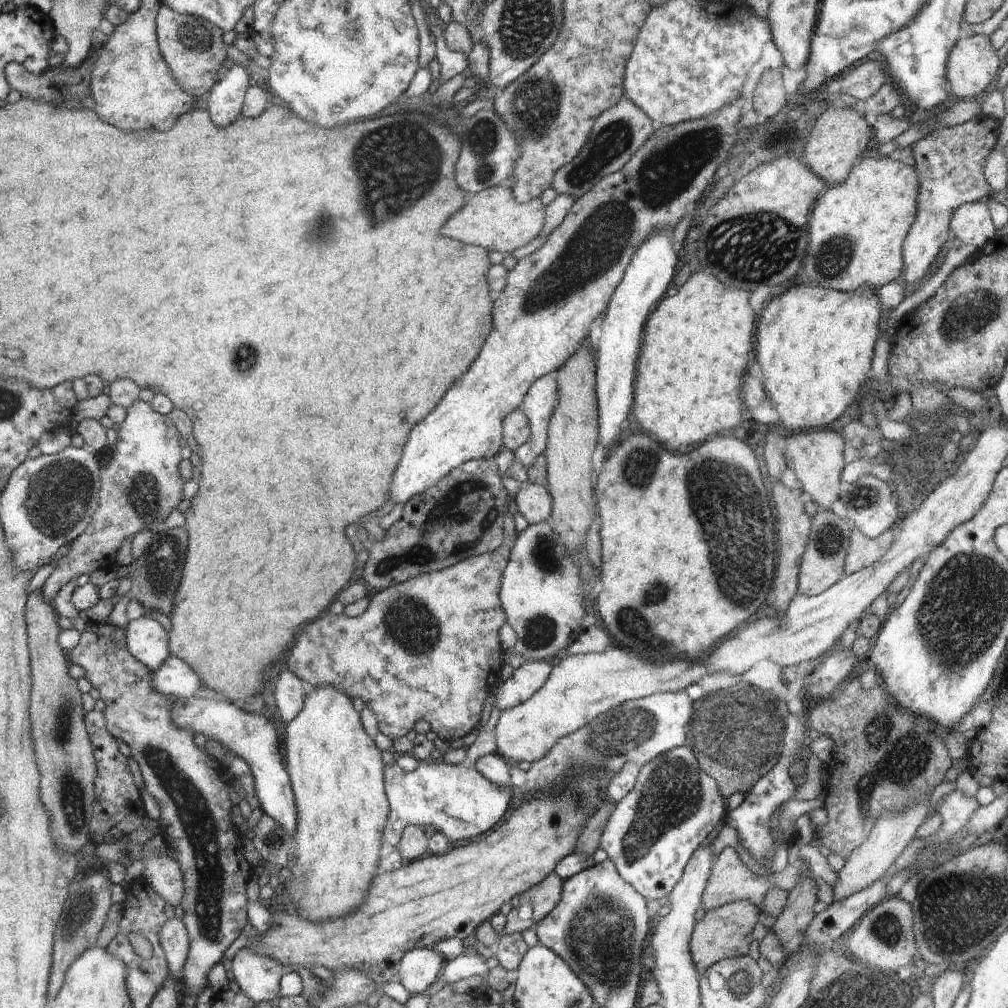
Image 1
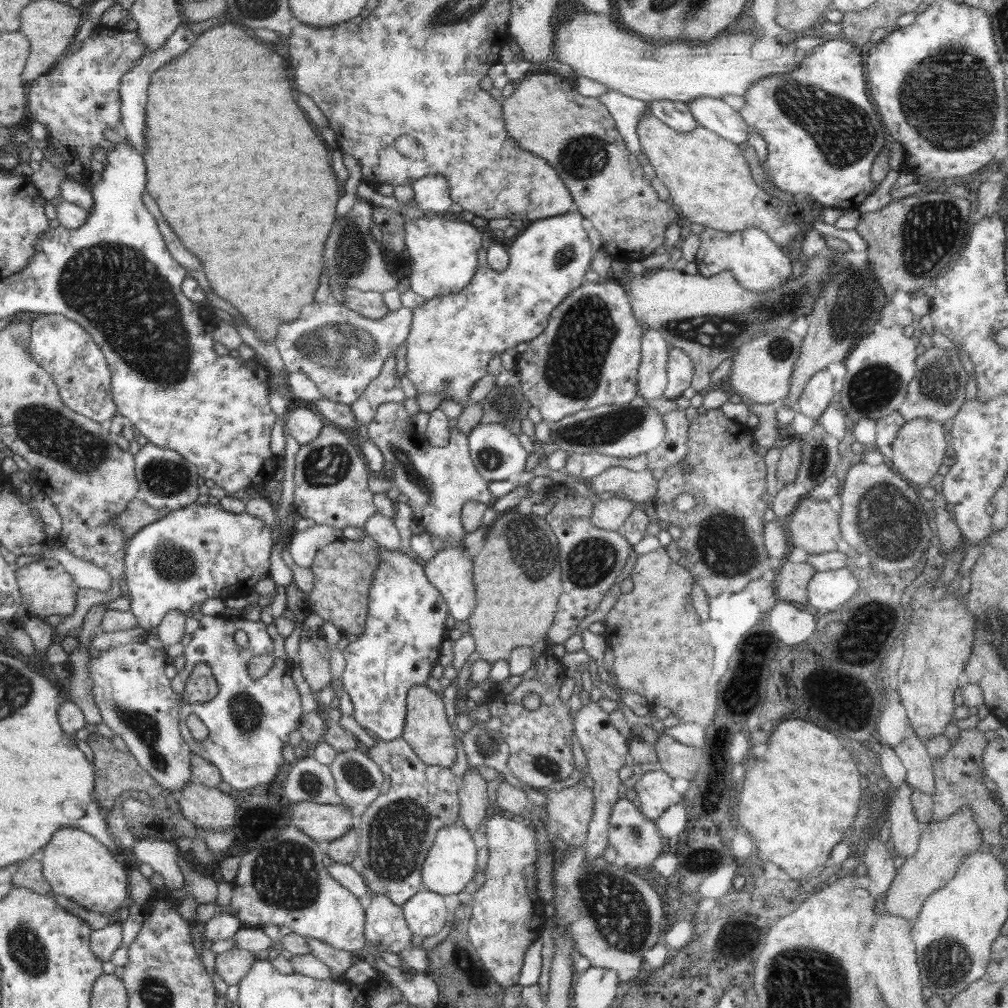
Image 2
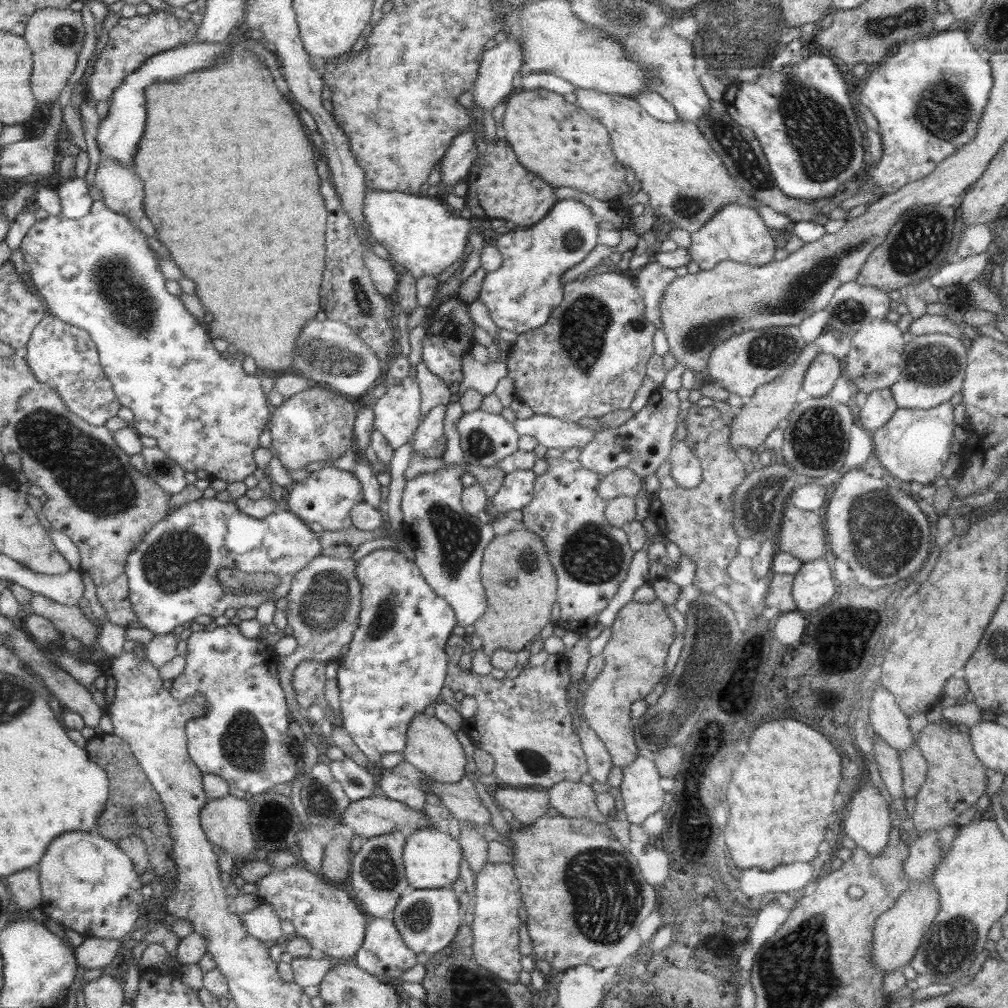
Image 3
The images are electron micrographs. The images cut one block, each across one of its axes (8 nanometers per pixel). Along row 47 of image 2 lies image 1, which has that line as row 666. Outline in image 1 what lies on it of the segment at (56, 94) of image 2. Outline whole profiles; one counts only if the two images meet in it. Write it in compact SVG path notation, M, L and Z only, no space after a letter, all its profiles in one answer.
M107 621L103 623L87 622L87 624L88 626L86 627L86 630L82 632L78 645L66 651L67 659L70 665L79 666L82 670L84 670L83 678L92 684L92 688L96 688L96 690L100 692L100 698L105 703L105 708L102 710L102 714L104 714L104 718L106 718L106 728L108 729L108 732L112 734L112 736L120 738L120 740L126 742L128 748L130 748L131 757L138 762L140 773L142 773L143 781L145 782L146 790L154 796L154 800L156 800L156 802L158 802L158 806L160 806L161 817L159 819L159 826L162 830L162 836L164 837L167 846L171 848L172 857L176 859L180 865L185 886L185 893L182 897L181 906L184 910L183 923L187 930L189 947L188 958L186 959L184 966L182 966L181 981L185 986L184 995L191 999L196 997L208 985L209 970L212 970L212 966L216 966L218 962L222 962L224 951L230 946L230 944L232 944L232 942L234 942L234 940L236 940L236 938L238 938L238 936L240 936L242 930L244 930L244 926L246 926L249 921L246 914L246 905L249 901L246 898L246 885L251 878L255 877L255 874L253 873L253 867L249 864L246 858L244 858L243 837L241 837L238 833L238 828L233 824L230 817L230 809L233 807L233 804L229 799L228 792L232 784L233 775L229 771L226 763L211 757L204 749L198 748L198 746L194 744L194 732L190 732L190 730L182 730L182 728L178 728L178 726L174 724L174 720L172 720L172 706L174 706L175 696L170 695L167 697L165 694L160 694L158 690L154 690L154 687L150 684L150 680L152 680L152 671L141 662L138 662L128 652L125 641L125 631L122 628L113 626Z

